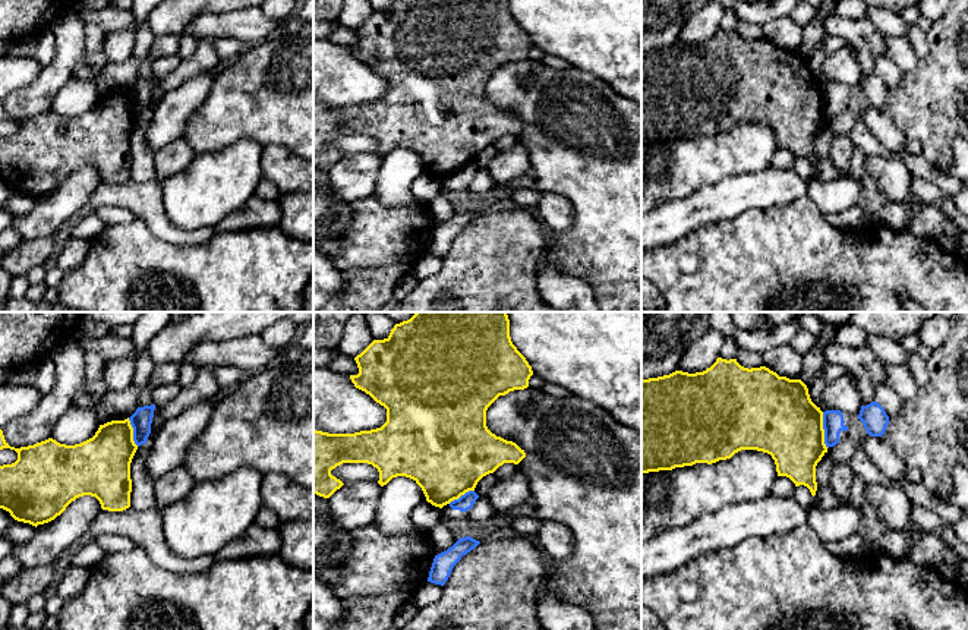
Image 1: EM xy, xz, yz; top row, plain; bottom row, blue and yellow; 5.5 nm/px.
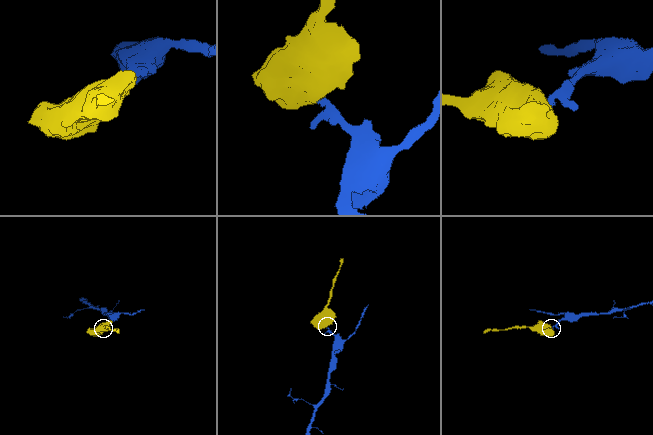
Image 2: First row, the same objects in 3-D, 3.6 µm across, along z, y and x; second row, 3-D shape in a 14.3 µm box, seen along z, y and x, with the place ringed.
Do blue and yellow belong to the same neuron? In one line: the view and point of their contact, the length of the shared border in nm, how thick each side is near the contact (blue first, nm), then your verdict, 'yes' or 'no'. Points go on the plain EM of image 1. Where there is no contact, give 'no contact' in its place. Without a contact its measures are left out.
yz (823, 100) | 200 nm | 110/400 nm | no

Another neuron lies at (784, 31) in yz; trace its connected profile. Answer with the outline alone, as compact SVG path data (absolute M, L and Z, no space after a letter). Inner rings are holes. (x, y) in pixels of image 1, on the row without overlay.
M791 16L772 19L762 25L763 38L776 44L779 48L800 51L803 41L803 28Z

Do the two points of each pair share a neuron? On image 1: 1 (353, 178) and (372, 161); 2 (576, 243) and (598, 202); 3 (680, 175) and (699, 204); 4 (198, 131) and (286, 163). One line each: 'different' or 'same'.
1: same
2: same
3: different
4: different

